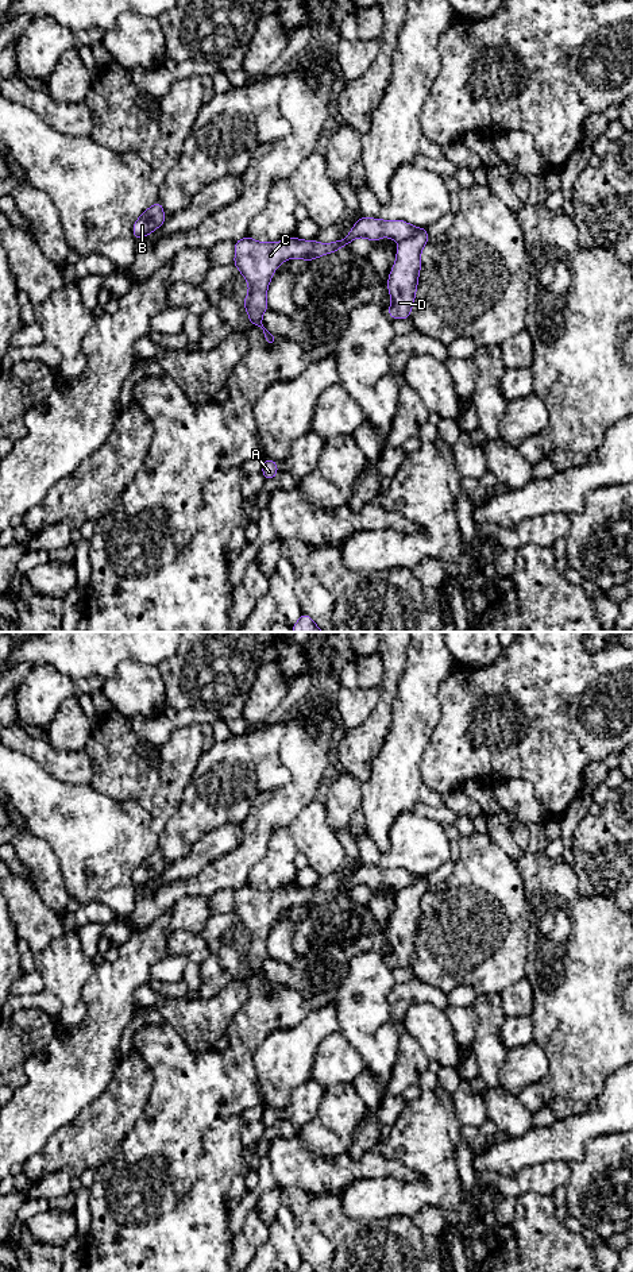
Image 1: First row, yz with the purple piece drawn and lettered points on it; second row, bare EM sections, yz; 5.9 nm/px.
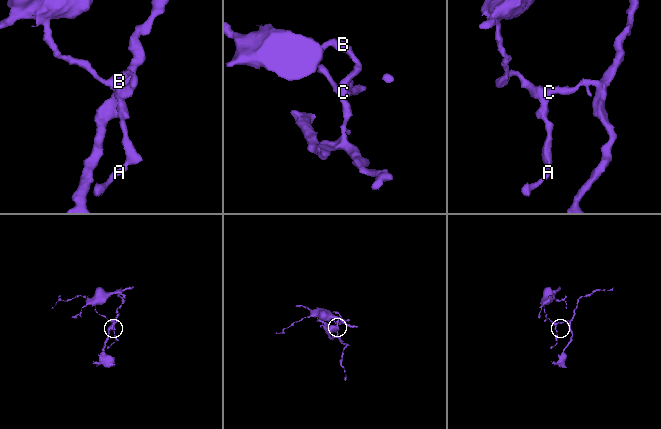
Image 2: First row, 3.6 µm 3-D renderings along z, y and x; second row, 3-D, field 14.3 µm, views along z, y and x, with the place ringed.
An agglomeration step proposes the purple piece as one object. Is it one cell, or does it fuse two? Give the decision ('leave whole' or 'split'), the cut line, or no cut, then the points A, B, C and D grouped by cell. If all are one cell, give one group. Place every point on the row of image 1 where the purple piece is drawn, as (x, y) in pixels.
split; cut in yz along (417, 227), (410, 236), (398, 242); A B C / D

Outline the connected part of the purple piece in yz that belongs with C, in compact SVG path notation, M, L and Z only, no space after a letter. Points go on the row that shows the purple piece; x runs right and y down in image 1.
M362 216L348 232L346 239L332 243L301 240L290 238L282 242L256 242L248 235L235 242L233 265L248 282L248 294L243 300L250 323L263 329L267 344L275 343L275 335L262 324L262 316L269 309L266 293L277 267L292 258L312 261L350 244L355 238L367 238L373 243L386 236L398 242L412 238L417 227L404 220L381 220Z

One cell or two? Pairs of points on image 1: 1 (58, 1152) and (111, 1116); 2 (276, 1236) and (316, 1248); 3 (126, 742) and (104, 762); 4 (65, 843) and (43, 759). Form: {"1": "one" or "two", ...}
{"1": "one", "2": "two", "3": "one", "4": "two"}

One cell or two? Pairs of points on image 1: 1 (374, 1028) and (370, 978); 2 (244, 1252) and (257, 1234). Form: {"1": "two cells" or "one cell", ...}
{"1": "one cell", "2": "one cell"}

